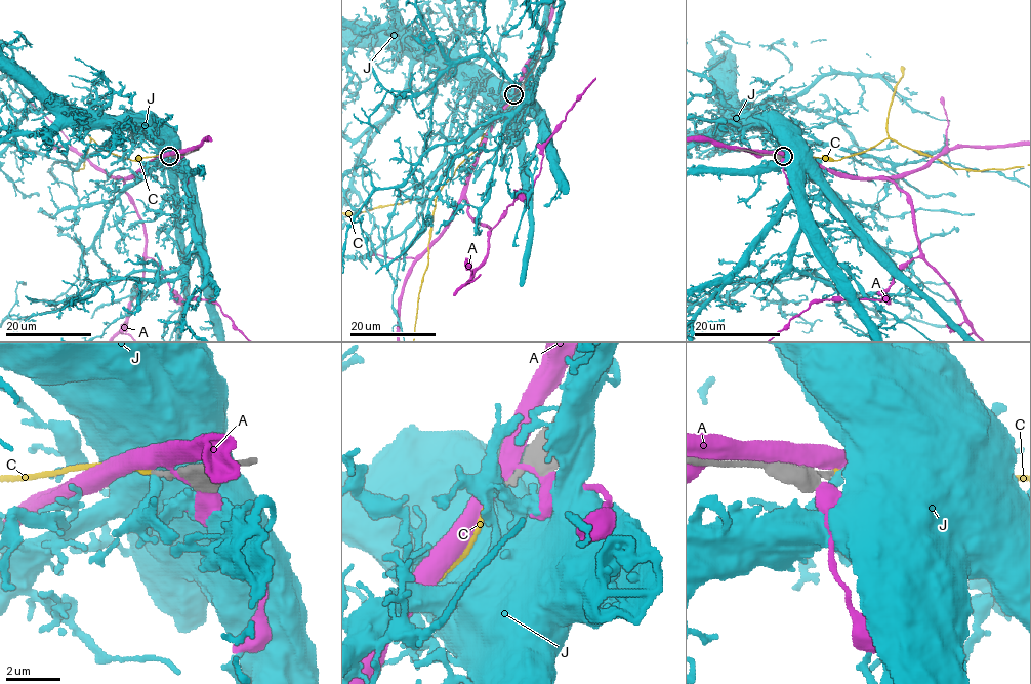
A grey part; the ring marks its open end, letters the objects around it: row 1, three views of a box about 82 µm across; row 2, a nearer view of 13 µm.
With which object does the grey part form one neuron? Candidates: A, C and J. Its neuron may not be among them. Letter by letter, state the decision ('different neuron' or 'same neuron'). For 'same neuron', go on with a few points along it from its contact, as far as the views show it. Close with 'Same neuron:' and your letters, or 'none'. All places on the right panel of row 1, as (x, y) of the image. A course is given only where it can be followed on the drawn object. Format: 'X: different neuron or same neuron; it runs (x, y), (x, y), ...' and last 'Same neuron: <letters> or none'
A: different neuron
C: same neuron
J: different neuron
Same neuron: C

